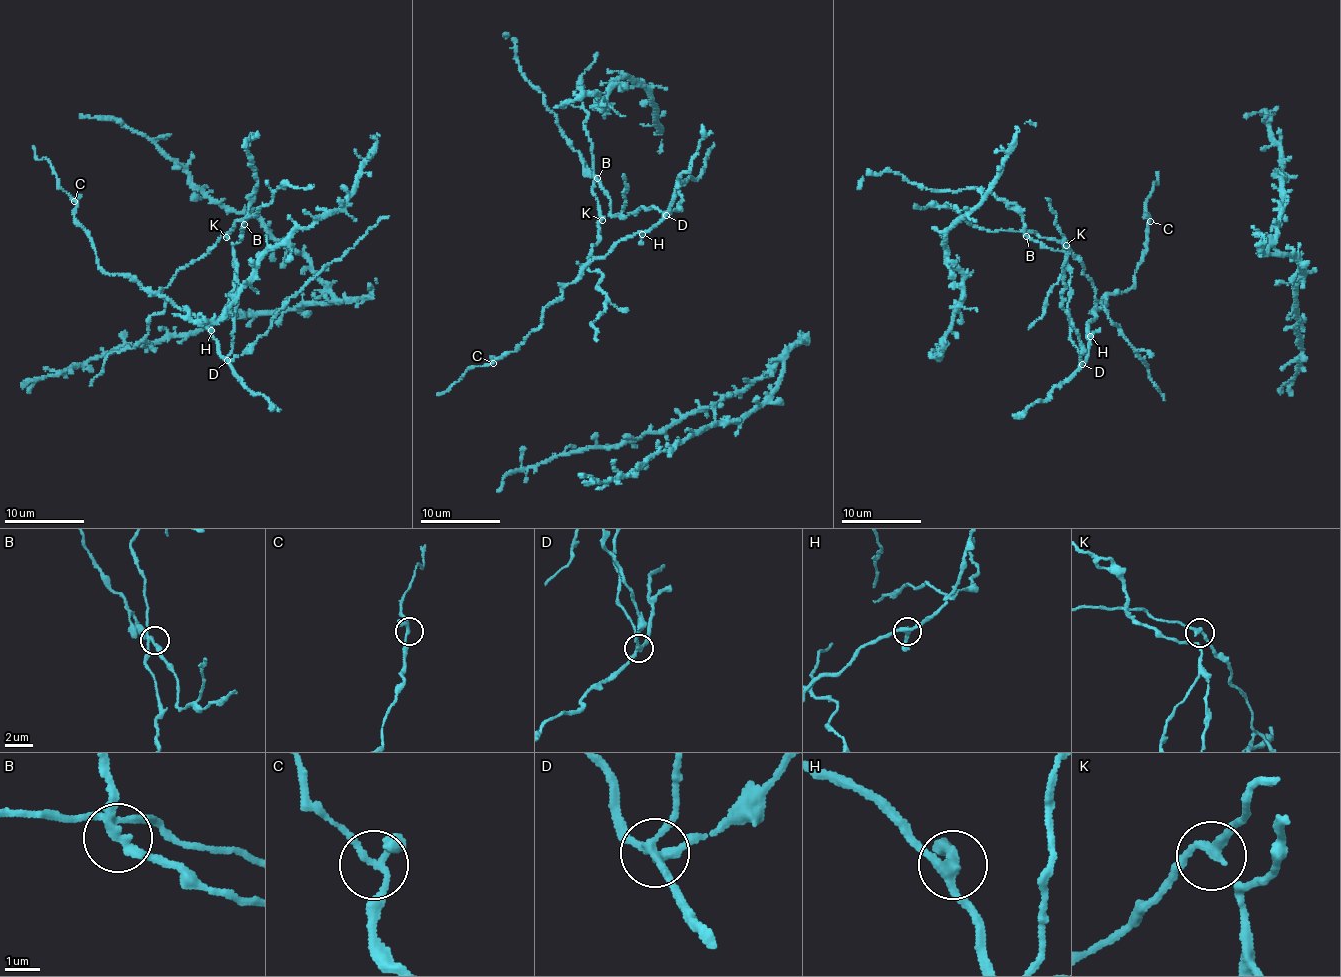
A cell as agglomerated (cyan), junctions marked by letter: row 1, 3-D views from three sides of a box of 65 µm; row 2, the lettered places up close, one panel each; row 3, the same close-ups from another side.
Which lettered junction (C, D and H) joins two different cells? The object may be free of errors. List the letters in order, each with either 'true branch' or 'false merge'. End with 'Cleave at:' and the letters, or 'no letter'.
C: true branch
D: false merge
H: true branch
Cleave at: D

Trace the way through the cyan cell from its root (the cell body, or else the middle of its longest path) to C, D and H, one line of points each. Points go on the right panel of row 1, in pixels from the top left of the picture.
C: (1164, 394), (1108, 310), (1096, 306), (1102, 309), (1110, 294), (1133, 285), (1150, 221)
D: (1164, 394), (1099, 303), (1087, 327), (1088, 356), (1082, 364)
H: (1164, 394), (1099, 303), (1087, 327), (1090, 335)

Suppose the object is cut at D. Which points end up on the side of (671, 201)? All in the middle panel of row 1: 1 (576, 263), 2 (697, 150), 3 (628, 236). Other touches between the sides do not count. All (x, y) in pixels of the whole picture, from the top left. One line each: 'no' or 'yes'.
1: no
2: yes
3: yes

